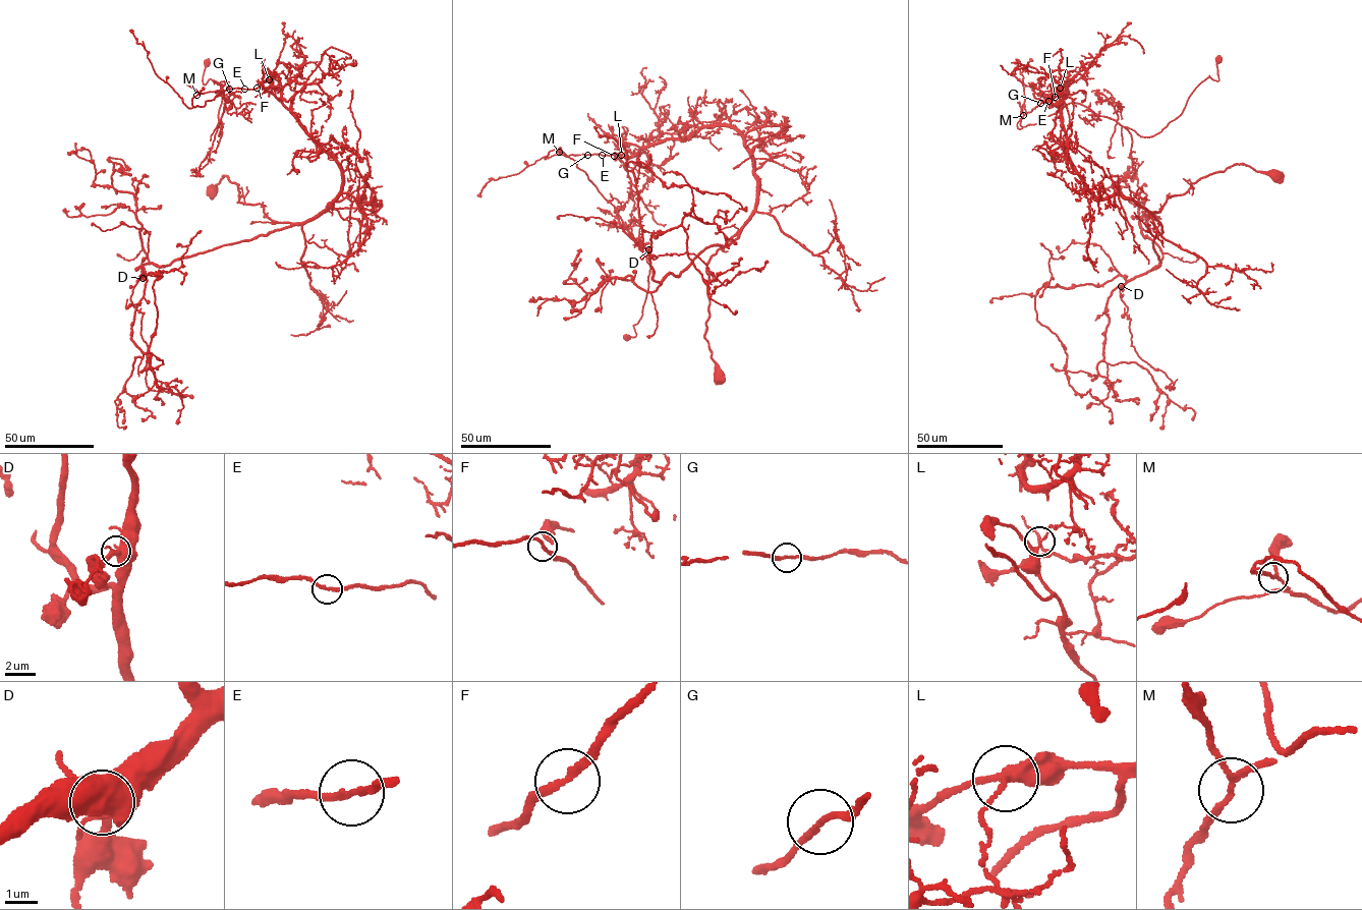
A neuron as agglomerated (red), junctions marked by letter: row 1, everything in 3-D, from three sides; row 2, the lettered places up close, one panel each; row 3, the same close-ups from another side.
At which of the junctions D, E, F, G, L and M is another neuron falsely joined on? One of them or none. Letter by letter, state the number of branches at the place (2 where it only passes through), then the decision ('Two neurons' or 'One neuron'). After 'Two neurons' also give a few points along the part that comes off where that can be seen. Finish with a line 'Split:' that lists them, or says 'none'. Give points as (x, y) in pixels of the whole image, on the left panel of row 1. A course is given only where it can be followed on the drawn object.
D: Branches: 3. One neuron
E: Branches: 2. One neuron
F: Branches: 2. One neuron
G: Branches: 2. One neuron
L: Branches: 3. Two neurons. Course of the part to remove: (269, 79), (194, 97), (204, 106), (223, 92), (218, 136), (209, 58)
M: Branches: 3. One neuron
Split: L

